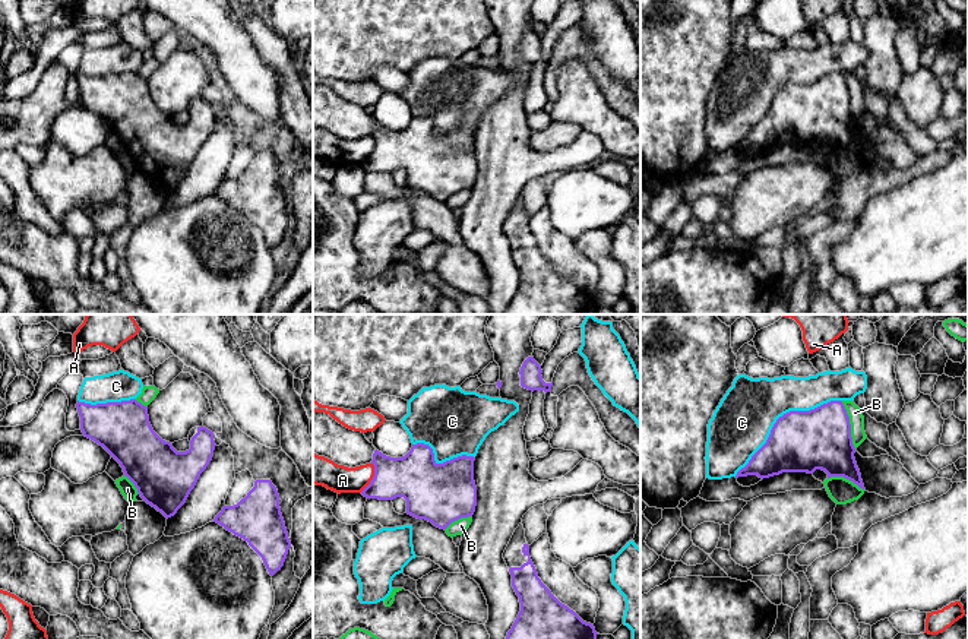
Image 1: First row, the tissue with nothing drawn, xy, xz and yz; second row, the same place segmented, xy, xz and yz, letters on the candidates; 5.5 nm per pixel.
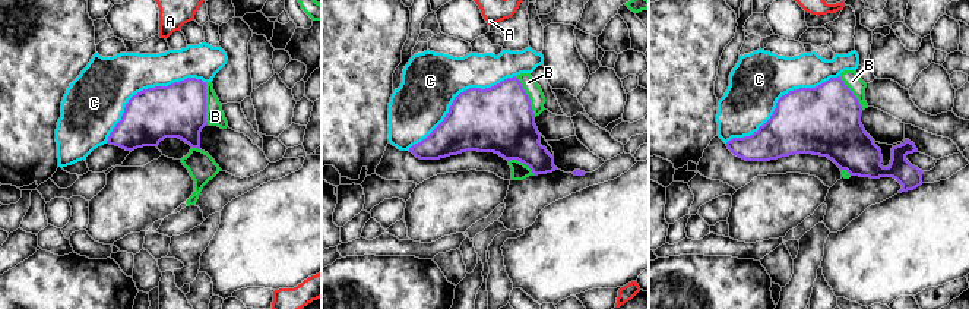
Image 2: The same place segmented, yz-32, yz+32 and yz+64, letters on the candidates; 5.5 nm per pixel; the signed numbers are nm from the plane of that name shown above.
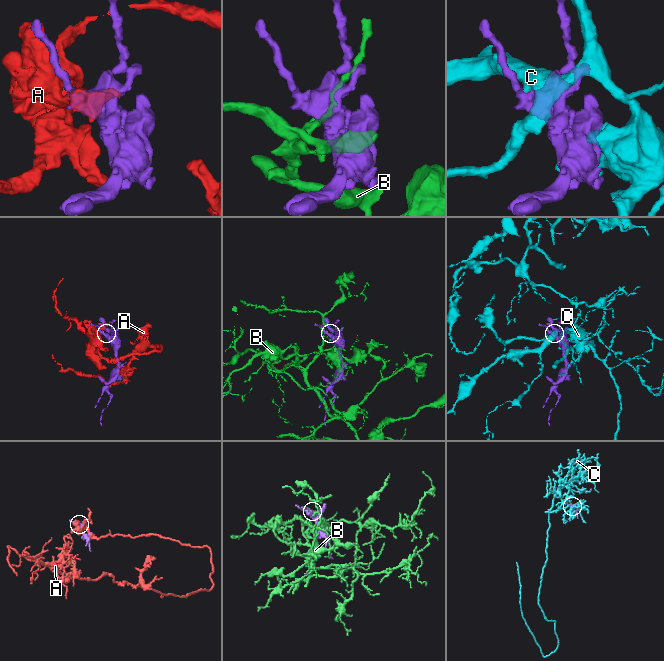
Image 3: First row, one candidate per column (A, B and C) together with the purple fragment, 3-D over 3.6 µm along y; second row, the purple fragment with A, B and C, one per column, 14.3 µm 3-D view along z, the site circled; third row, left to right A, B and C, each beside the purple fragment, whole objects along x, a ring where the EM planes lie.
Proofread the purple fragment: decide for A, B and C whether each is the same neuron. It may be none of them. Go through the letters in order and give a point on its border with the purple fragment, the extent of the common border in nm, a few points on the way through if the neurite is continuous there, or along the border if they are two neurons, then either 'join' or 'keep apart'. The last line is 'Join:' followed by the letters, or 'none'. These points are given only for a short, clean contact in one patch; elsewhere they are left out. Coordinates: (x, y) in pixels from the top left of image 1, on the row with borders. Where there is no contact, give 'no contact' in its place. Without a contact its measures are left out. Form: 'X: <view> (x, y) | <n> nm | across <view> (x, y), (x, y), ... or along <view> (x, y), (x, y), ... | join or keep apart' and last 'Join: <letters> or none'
A: xz (373, 477) | 180 nm | keep apart
B: yz (850, 424) | 280 nm | keep apart
C: yz (783, 416) | 750 nm | keep apart
Join: none

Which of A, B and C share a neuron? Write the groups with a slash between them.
A / B / C

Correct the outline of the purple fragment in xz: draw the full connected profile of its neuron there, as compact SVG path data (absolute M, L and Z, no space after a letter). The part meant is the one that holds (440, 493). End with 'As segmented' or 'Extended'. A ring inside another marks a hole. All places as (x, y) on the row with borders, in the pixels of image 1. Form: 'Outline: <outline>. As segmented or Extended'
Outline: M412 445L402 458L390 458L379 452L373 453L374 477L361 491L367 499L407 500L407 513L431 522L440 529L446 529L452 522L472 516L477 506L477 487L474 481L474 456L458 456L443 464L434 461L433 449L428 445Z. As segmented

